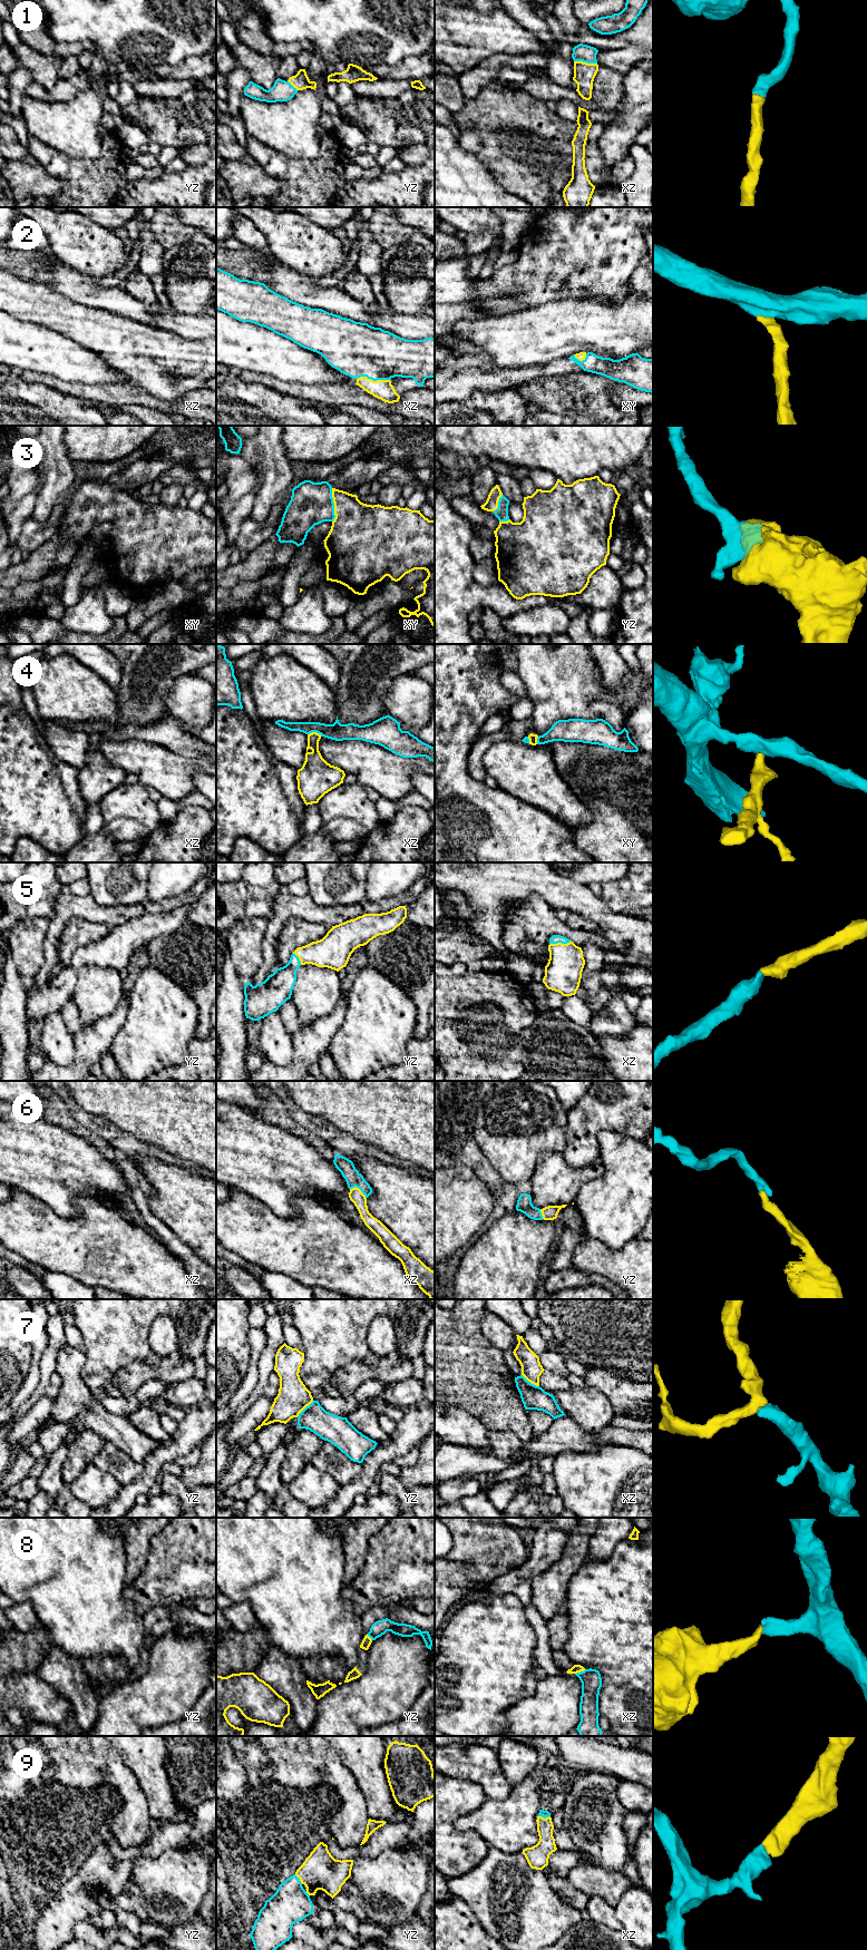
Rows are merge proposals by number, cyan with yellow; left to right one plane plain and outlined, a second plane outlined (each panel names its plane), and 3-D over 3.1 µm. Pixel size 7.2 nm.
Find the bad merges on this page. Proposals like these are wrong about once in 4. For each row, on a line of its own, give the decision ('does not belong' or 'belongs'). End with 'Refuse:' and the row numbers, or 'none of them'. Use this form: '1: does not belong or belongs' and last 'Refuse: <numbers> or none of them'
1: belongs
2: belongs
3: belongs
4: does not belong
5: belongs
6: belongs
7: belongs
8: belongs
9: belongs
Refuse: 4

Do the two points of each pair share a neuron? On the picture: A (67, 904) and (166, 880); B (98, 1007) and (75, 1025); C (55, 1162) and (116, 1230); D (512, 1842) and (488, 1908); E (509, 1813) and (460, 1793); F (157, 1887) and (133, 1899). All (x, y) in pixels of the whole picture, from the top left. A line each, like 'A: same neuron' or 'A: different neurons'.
A: different neurons
B: different neurons
C: different neurons
D: different neurons
E: different neurons
F: different neurons

